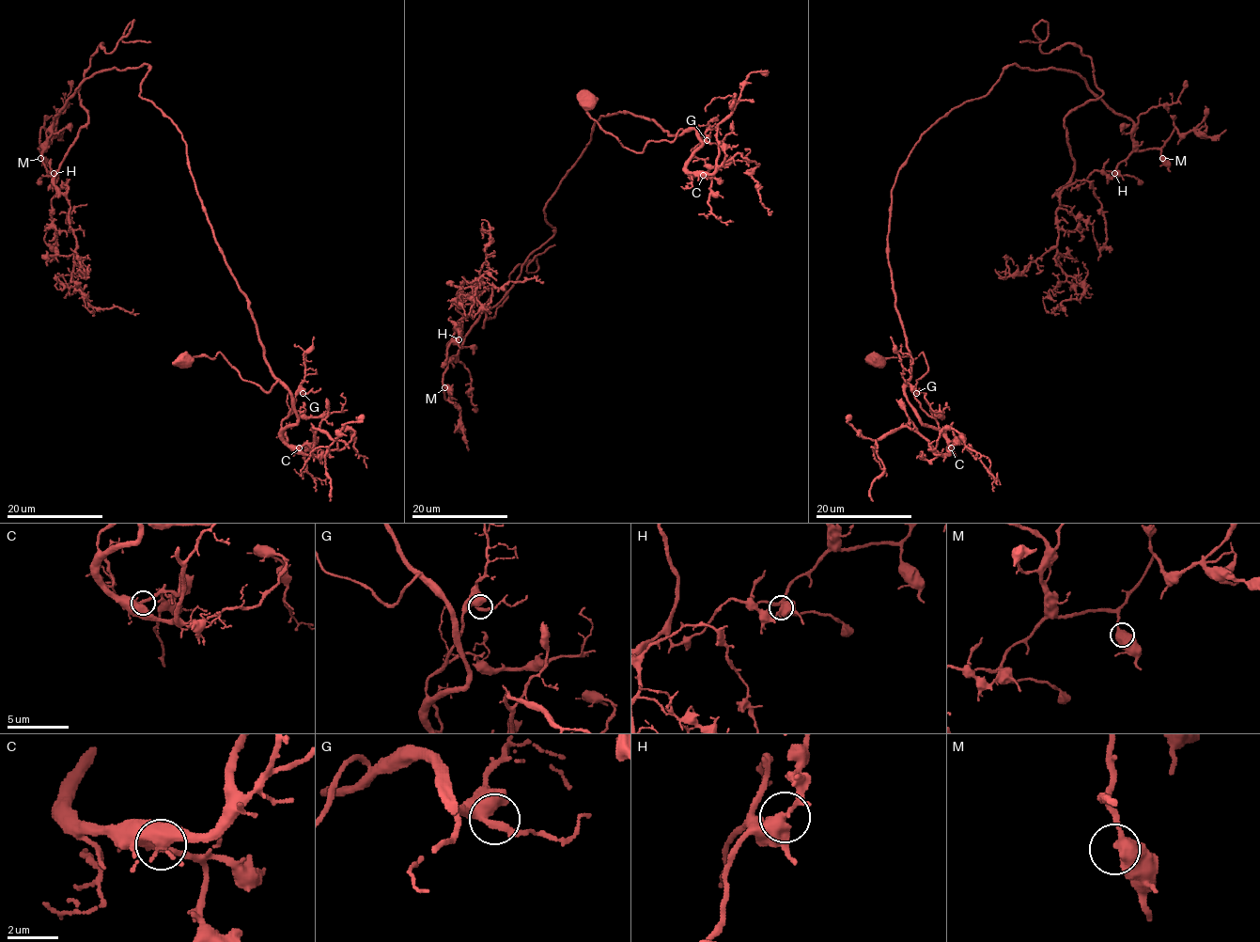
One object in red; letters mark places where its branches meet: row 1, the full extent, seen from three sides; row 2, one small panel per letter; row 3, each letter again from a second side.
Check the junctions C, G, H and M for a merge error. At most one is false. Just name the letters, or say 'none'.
H

